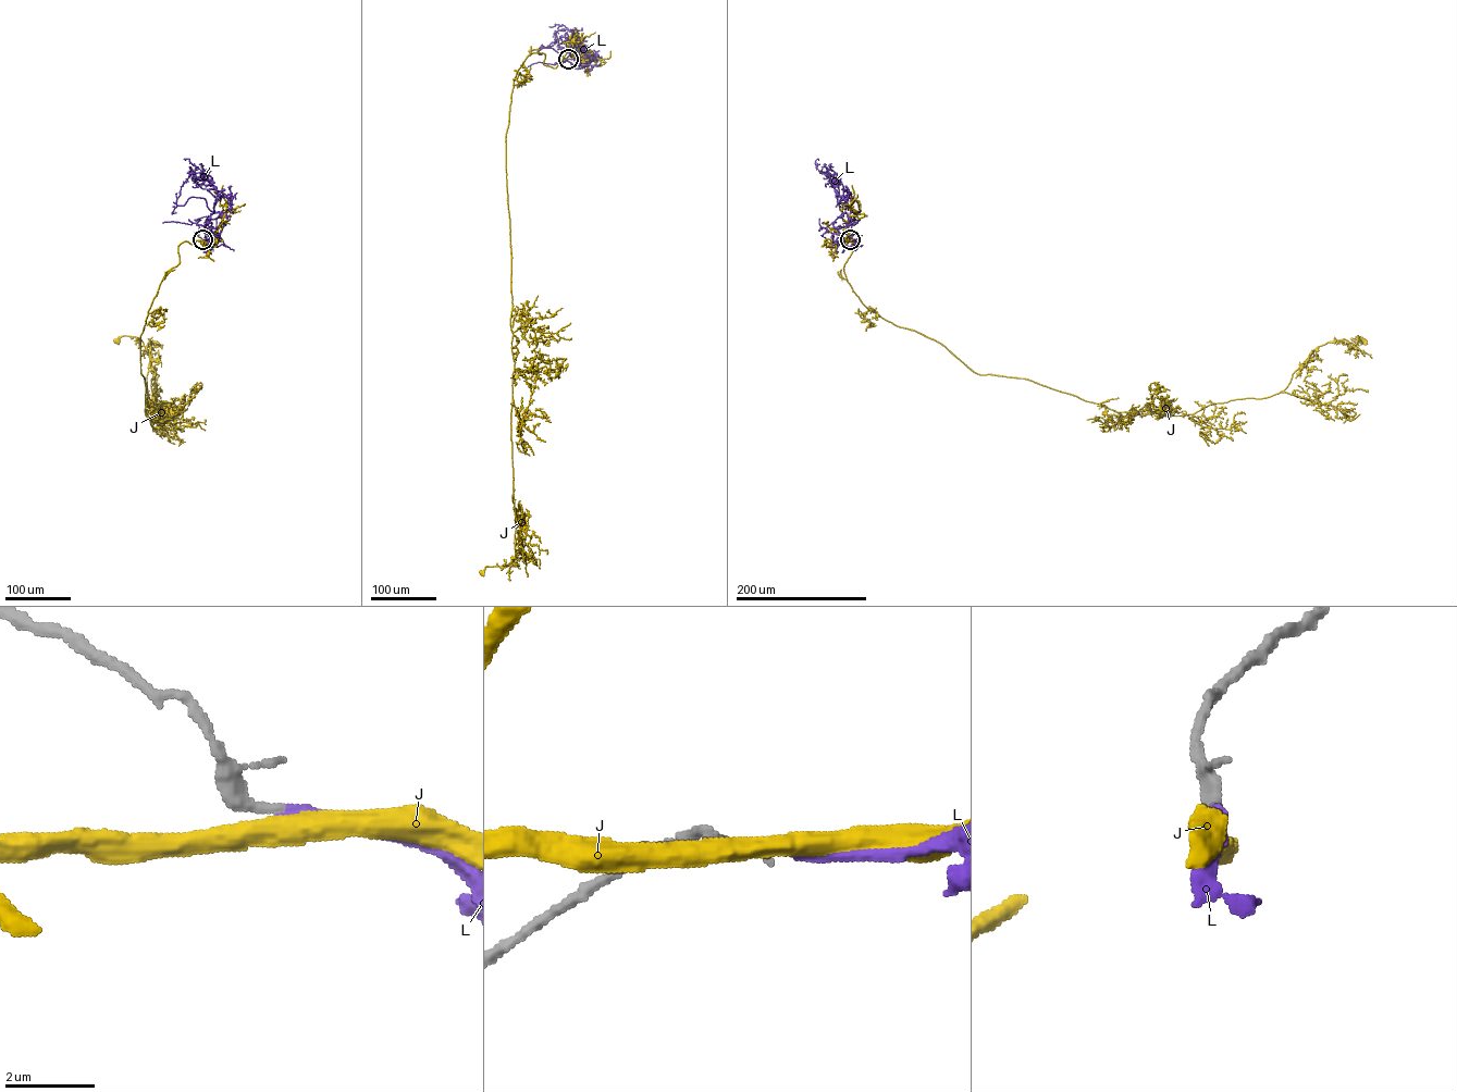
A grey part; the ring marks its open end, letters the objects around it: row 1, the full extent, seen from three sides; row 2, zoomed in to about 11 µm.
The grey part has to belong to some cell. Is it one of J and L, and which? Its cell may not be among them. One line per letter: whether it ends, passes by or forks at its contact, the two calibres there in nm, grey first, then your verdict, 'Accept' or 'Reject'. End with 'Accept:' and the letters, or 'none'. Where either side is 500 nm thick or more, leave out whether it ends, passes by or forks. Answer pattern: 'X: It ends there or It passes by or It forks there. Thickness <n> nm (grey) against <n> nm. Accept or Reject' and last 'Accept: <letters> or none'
J: It passes by. Thickness 280 nm (grey) against 440 nm. Reject
L: It ends there. Thickness 240 nm (grey) against 190 nm. Accept
Accept: L

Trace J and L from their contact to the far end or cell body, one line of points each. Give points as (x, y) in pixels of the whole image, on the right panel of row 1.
J: (850, 239), (848, 281), (883, 318), (976, 373), (1123, 416), (1269, 397), (1318, 347), (1363, 340)
L: (850, 239), (847, 231), (860, 211), (857, 203), (853, 198), (842, 197), (839, 206), (838, 182), (824, 173)

